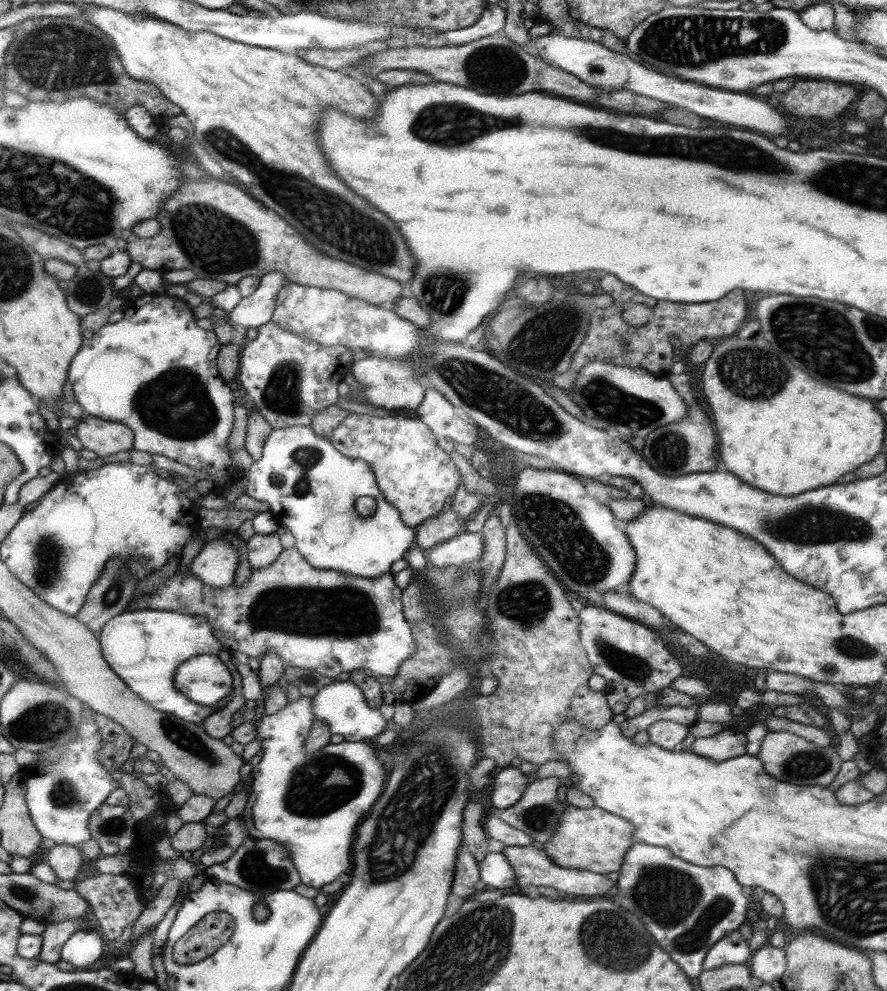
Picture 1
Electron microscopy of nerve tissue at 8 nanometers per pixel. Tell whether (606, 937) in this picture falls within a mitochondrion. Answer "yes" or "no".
yes

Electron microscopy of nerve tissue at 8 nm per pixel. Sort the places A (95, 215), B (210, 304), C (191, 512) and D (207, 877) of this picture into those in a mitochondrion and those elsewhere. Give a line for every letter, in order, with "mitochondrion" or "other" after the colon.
A: mitochondrion
B: other
C: other
D: other

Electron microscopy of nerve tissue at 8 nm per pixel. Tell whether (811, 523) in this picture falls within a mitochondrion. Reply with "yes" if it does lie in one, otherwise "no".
yes

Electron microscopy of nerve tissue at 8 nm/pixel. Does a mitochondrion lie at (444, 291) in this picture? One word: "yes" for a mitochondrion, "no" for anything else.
yes

